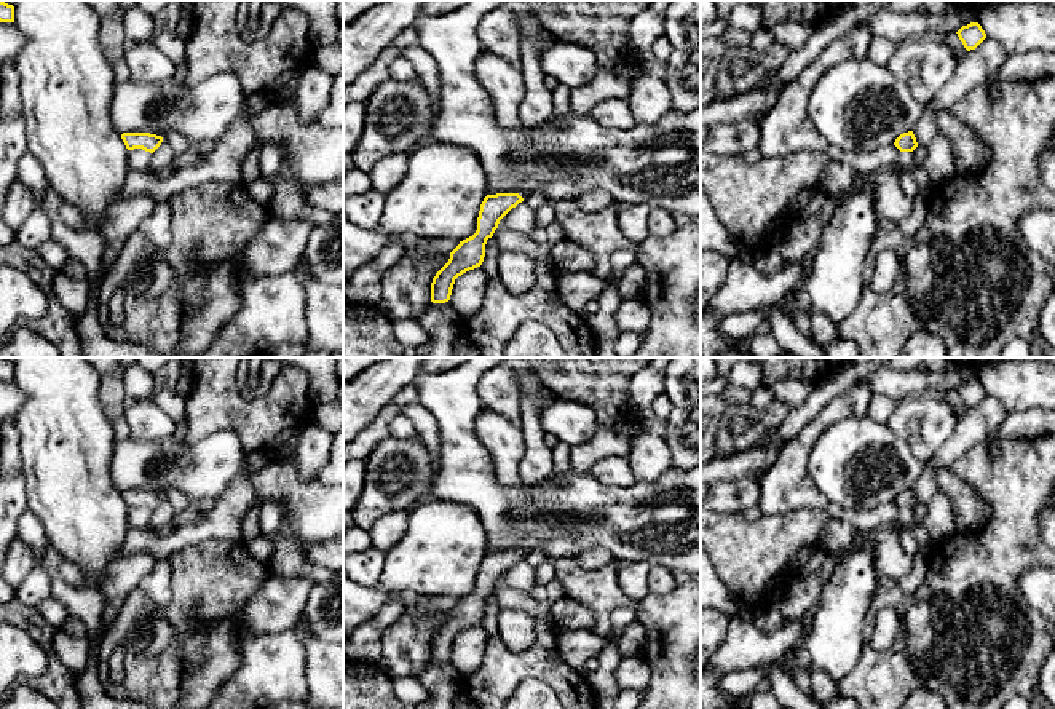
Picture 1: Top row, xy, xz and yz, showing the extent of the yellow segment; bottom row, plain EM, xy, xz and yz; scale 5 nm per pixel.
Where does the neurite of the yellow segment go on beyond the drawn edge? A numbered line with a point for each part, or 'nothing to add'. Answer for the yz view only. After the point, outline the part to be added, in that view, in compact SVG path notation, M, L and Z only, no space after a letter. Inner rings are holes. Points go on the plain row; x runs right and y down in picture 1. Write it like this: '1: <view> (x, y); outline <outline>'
nothing to add

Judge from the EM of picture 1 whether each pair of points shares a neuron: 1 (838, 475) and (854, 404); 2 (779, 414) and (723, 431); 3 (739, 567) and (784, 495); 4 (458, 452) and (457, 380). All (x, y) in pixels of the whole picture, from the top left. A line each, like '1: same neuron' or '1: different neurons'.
1: different neurons
2: same neuron
3: different neurons
4: same neuron

